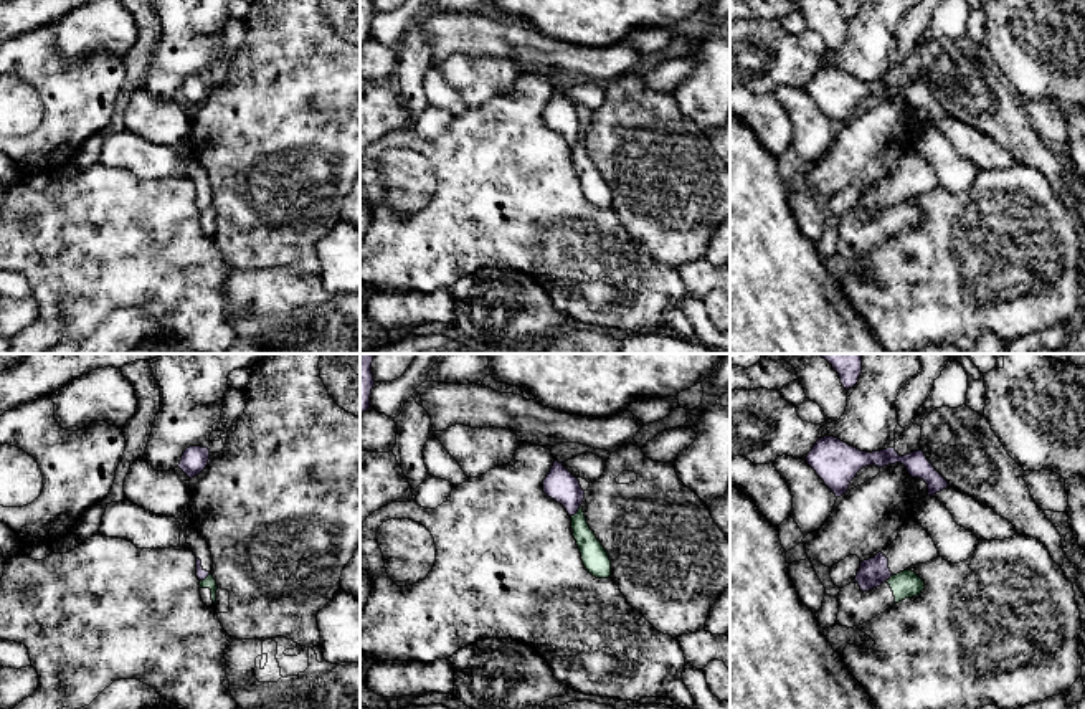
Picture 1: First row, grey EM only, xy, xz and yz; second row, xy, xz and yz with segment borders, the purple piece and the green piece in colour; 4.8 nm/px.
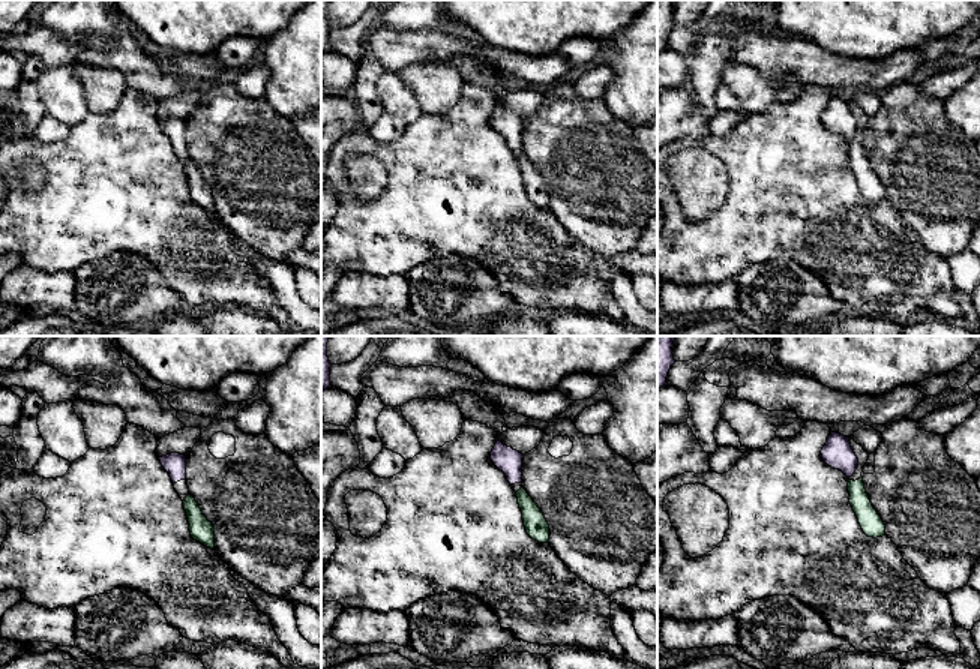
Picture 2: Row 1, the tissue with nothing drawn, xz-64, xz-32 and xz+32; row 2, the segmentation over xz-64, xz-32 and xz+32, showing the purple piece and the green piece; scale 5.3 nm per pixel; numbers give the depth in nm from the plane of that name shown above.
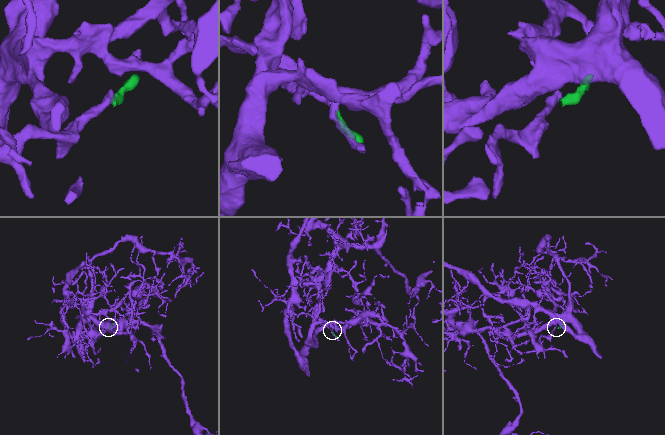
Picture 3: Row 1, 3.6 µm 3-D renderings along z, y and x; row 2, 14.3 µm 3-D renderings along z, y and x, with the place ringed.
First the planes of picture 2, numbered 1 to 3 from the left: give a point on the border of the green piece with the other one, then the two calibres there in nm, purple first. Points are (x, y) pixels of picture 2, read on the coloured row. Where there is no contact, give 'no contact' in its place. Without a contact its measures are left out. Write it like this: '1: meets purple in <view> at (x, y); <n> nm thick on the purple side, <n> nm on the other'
1: no contact
2: no contact
3: no contact

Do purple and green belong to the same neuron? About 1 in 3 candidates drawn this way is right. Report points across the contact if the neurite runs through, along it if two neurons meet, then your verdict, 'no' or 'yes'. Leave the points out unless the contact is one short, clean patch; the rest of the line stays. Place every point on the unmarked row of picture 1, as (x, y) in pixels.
border xz (580, 134), (572, 146); no

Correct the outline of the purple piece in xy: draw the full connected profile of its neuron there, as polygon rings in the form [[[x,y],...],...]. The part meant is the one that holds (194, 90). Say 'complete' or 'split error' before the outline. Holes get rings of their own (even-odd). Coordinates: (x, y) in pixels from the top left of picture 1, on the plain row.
complete | [[[190,76],[183,81],[178,98],[192,109],[206,98],[208,89],[208,78]]]

